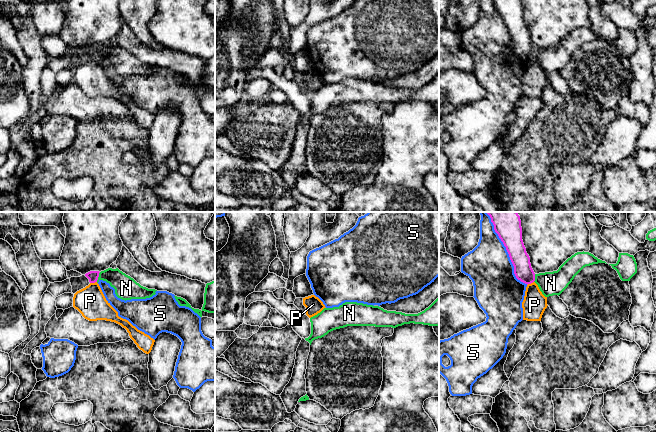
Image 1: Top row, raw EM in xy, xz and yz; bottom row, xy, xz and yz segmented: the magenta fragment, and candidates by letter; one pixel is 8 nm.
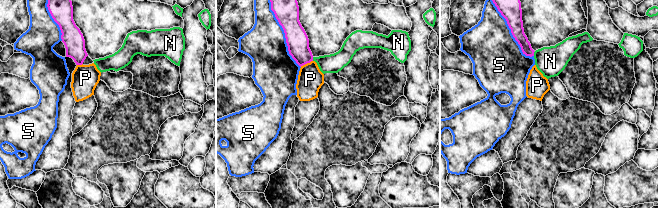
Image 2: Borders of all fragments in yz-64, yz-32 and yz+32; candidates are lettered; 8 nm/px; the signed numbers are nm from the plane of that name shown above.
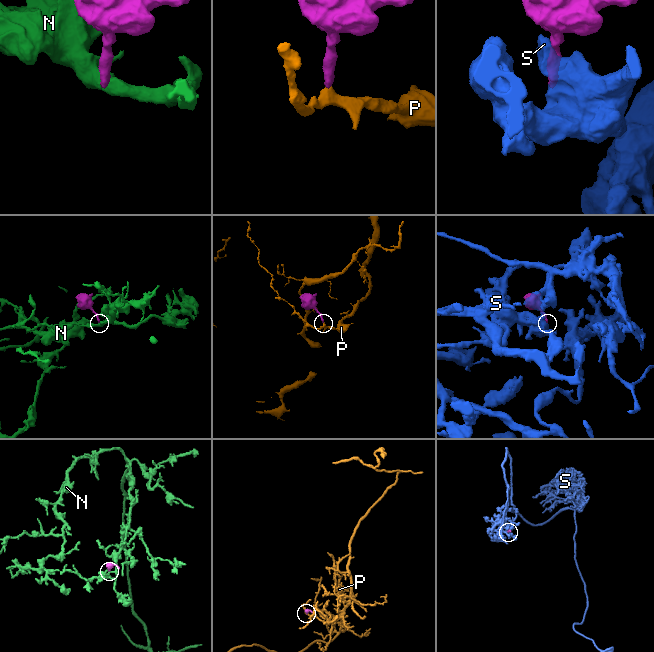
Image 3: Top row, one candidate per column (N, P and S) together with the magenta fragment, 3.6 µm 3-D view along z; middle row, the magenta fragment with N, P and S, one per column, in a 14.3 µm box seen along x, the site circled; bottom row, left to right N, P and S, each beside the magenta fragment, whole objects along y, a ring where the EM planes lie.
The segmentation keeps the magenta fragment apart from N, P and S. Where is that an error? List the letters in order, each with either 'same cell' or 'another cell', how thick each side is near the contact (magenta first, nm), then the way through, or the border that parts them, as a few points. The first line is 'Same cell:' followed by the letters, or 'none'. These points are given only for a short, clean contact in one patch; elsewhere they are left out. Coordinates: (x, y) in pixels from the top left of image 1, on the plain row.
Same cell: none
N: another cell; 80 nm thick on the magenta side, 190 nm on the other; border along xy (100, 48), (96, 57)
P: another cell; 80 nm thick on the magenta side, 240 nm on the other; border along xy (96, 57), (90, 59)
S: another cell; 180 nm thick on the magenta side, 360 nm on the other

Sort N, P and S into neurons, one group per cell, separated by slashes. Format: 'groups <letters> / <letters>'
groups N / P / S

